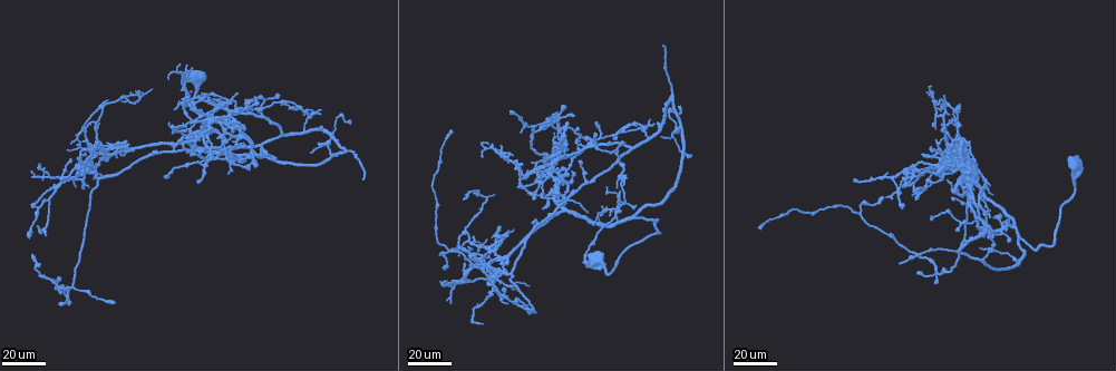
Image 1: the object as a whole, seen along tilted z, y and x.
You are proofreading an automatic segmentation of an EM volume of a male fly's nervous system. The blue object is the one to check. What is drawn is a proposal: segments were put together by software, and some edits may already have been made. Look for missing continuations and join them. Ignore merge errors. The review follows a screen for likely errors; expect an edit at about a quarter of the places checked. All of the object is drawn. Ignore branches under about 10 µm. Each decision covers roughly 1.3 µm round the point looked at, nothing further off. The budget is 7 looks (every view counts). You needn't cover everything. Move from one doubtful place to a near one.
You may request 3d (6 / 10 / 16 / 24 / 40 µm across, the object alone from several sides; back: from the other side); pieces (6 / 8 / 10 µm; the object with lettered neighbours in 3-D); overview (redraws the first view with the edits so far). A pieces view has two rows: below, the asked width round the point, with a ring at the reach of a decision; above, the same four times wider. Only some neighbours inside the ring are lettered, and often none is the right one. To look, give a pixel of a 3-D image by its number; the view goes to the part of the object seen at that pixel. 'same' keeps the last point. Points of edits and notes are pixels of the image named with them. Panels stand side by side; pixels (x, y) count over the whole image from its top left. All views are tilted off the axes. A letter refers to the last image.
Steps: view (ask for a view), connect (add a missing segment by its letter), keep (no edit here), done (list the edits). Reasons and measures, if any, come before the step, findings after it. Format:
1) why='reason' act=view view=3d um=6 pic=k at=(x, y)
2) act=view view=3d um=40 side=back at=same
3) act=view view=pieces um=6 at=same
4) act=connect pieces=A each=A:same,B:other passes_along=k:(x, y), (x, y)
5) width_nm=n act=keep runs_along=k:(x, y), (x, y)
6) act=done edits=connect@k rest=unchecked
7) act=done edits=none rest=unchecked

why='free end' act=view view=3d um=24 pic=1 at=(508, 164)

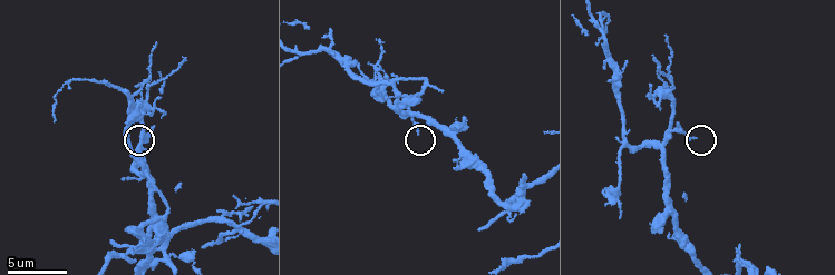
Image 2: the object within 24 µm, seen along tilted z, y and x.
act=view view=pieces um=6 pic=2 at=(417, 133)

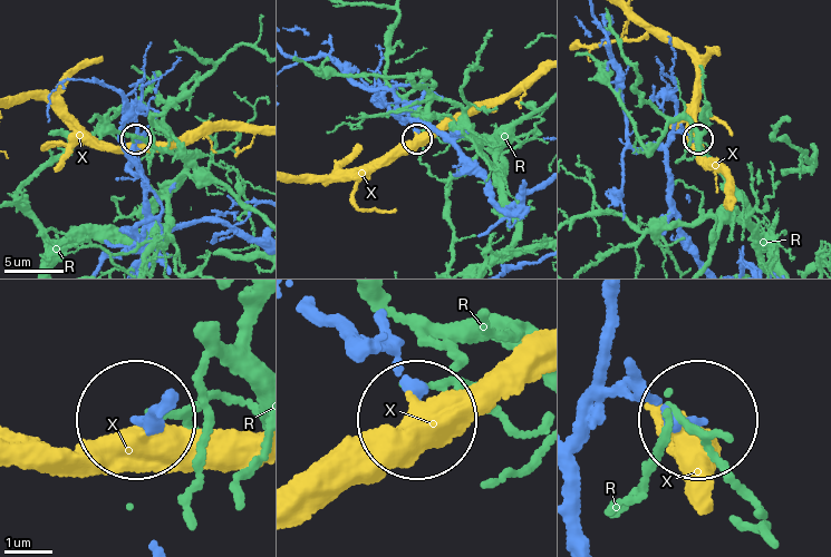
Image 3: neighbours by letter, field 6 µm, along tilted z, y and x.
act=keep each=R:other,X:other runs_along=3:(576, 436), (582, 412), (606, 398), (696, 419) found='no lettered segment goes on from it'

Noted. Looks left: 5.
why='free end' act=view view=pieces um=10 pic=2 at=(523, 177)

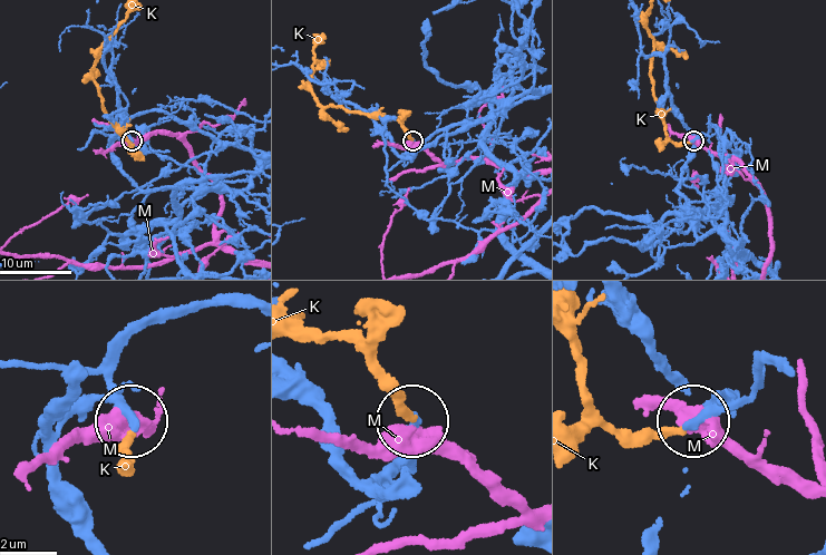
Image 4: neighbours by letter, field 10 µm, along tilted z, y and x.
act=connect pieces=K each=K:same,M:other found='the neuron continues'

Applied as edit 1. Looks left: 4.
why='branch stops here' act=view view=pieces um=8 pic=2 at=(114, 243)

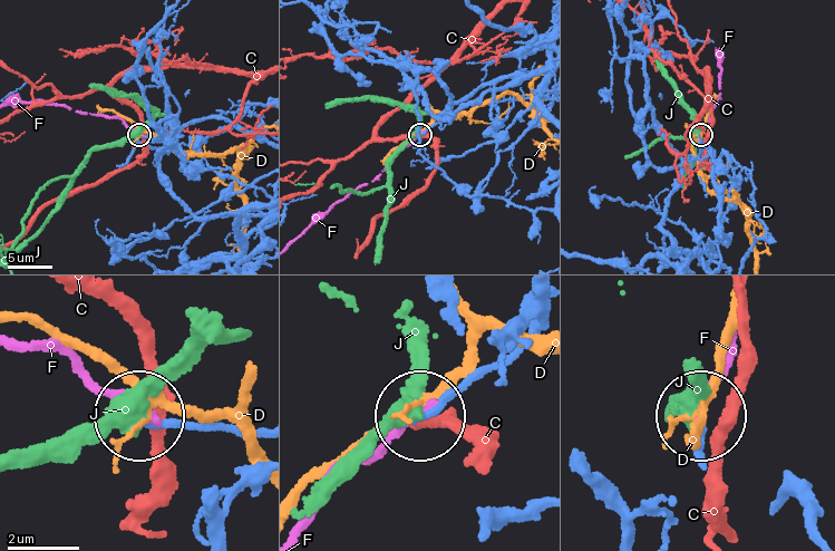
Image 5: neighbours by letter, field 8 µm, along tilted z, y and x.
act=keep each=C:other,D:other,F:other,J:other runs_along=5:(259, 432), (207, 432), (145, 416) found='none of them fits'

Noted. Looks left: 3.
why='free end' act=view view=3d um=24 pic=1 at=(174, 107)

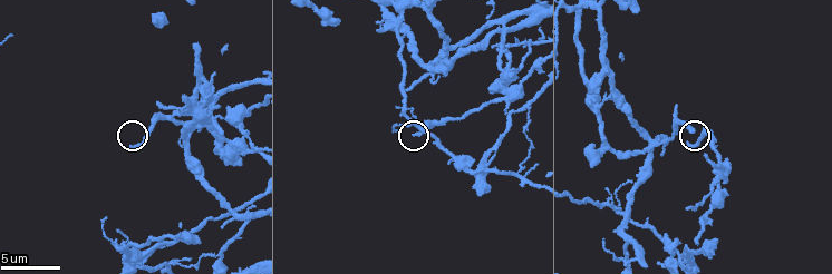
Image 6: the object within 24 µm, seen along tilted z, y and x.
act=view view=pieces um=8 pic=6 at=(415, 133)

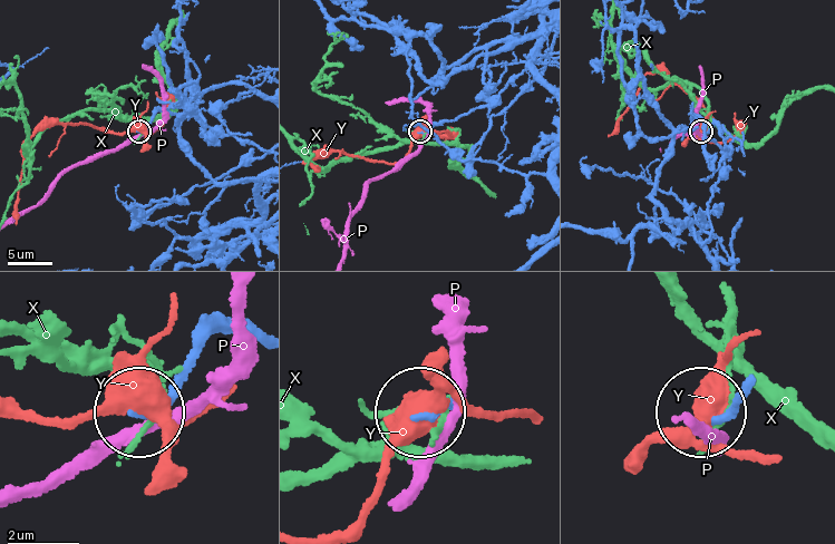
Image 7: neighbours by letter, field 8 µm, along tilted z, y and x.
width_nm=210 act=keep each=P:other,X:other,Y:other runs_along=7:(261, 149), (174, 113), (157, 112), (139, 130) found='none of them fits'

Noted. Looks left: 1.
act=done edits=connect@4 rest=unchecked

